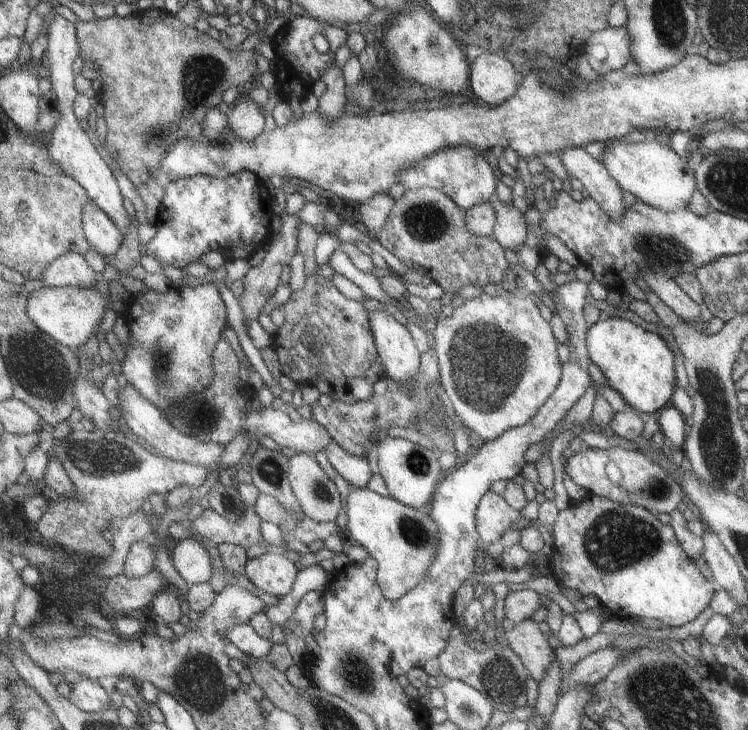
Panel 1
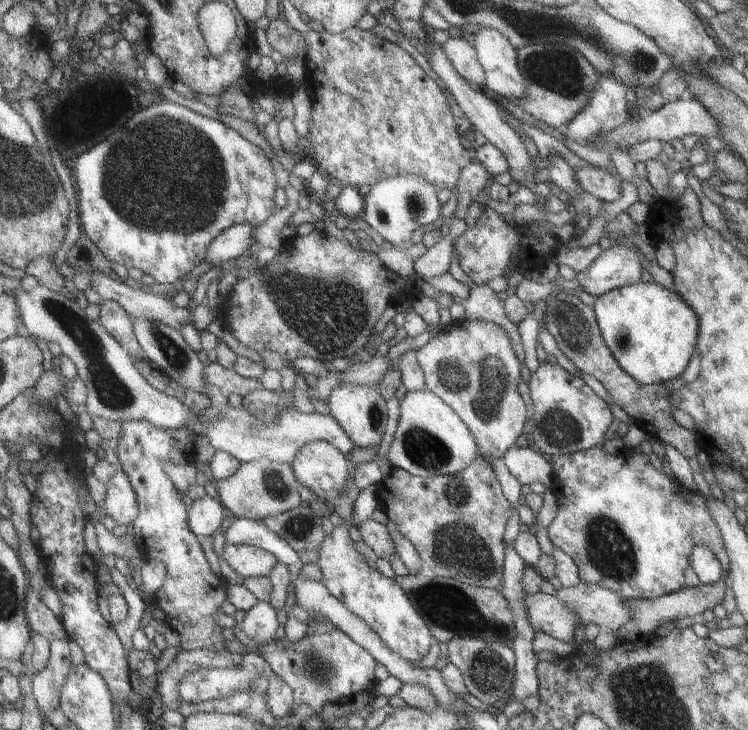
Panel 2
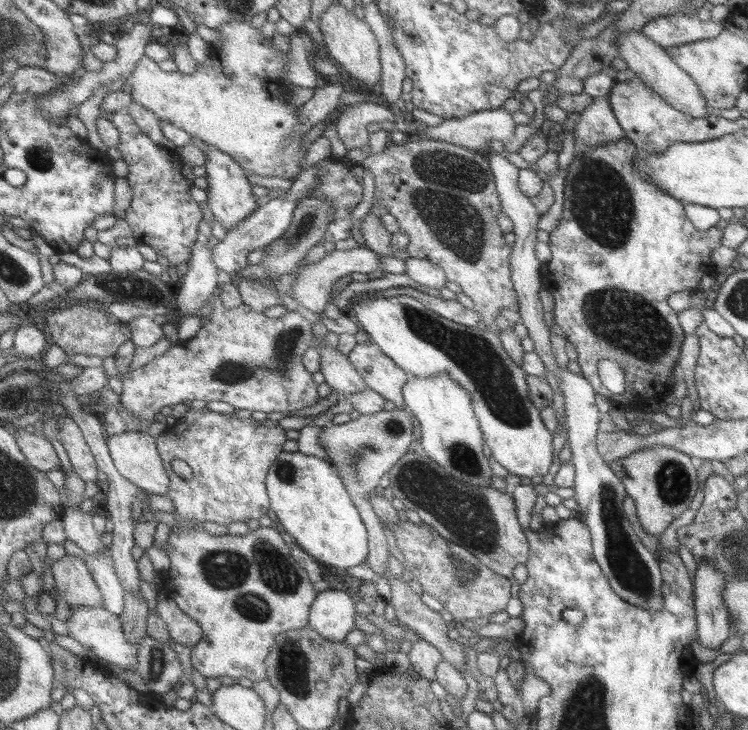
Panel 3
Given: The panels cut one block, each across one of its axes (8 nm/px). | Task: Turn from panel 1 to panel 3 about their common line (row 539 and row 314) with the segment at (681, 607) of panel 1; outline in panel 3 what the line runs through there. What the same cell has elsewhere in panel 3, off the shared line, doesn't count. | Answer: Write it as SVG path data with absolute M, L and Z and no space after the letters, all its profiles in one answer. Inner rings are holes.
M621 138L617 141L609 141L601 145L593 146L591 149L587 149L581 157L573 157L570 160L571 163L567 165L567 171L565 172L563 211L561 211L559 223L553 227L553 230L548 232L548 248L551 253L551 260L543 264L541 272L543 287L553 297L553 323L561 328L566 340L571 342L577 353L577 358L574 361L579 366L578 374L583 376L591 384L595 394L605 396L613 406L619 406L621 408L625 407L628 398L637 396L638 394L643 394L648 397L663 396L667 392L667 389L671 388L671 384L669 384L669 373L671 373L673 365L677 362L679 349L681 348L683 339L685 339L685 334L683 334L683 330L679 326L677 312L667 306L667 298L671 294L675 294L675 292L681 292L681 290L688 290L690 293L698 290L698 280L701 276L714 274L708 257L713 248L720 246L722 233L721 229L718 229L716 226L707 229L707 231L695 229L693 224L687 220L681 201L667 195L667 193L663 193L649 179L641 177L639 171L635 169L638 152L635 151L633 144L630 141L625 141L625 139ZM603 359L615 362L623 370L623 378L625 378L625 391L623 391L623 394L619 396L611 395L601 386L601 382L599 382L599 377L597 376L597 363Z

